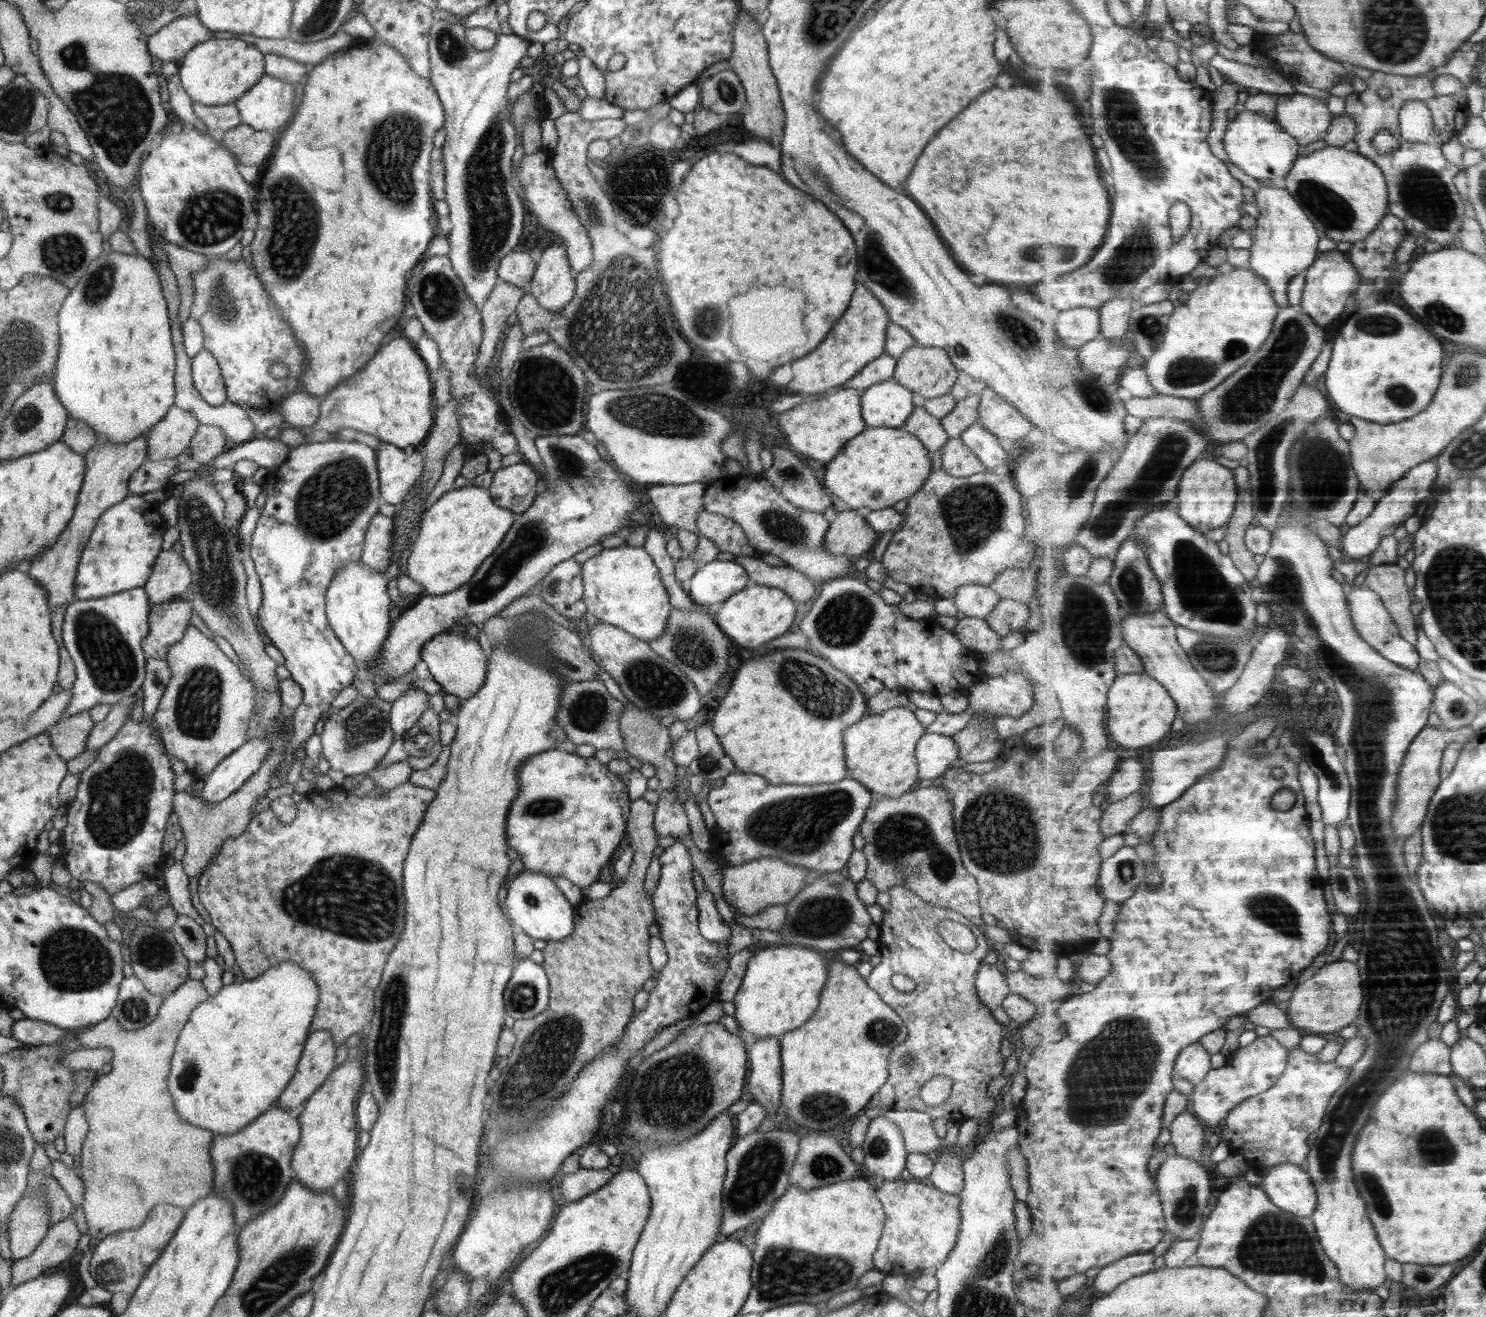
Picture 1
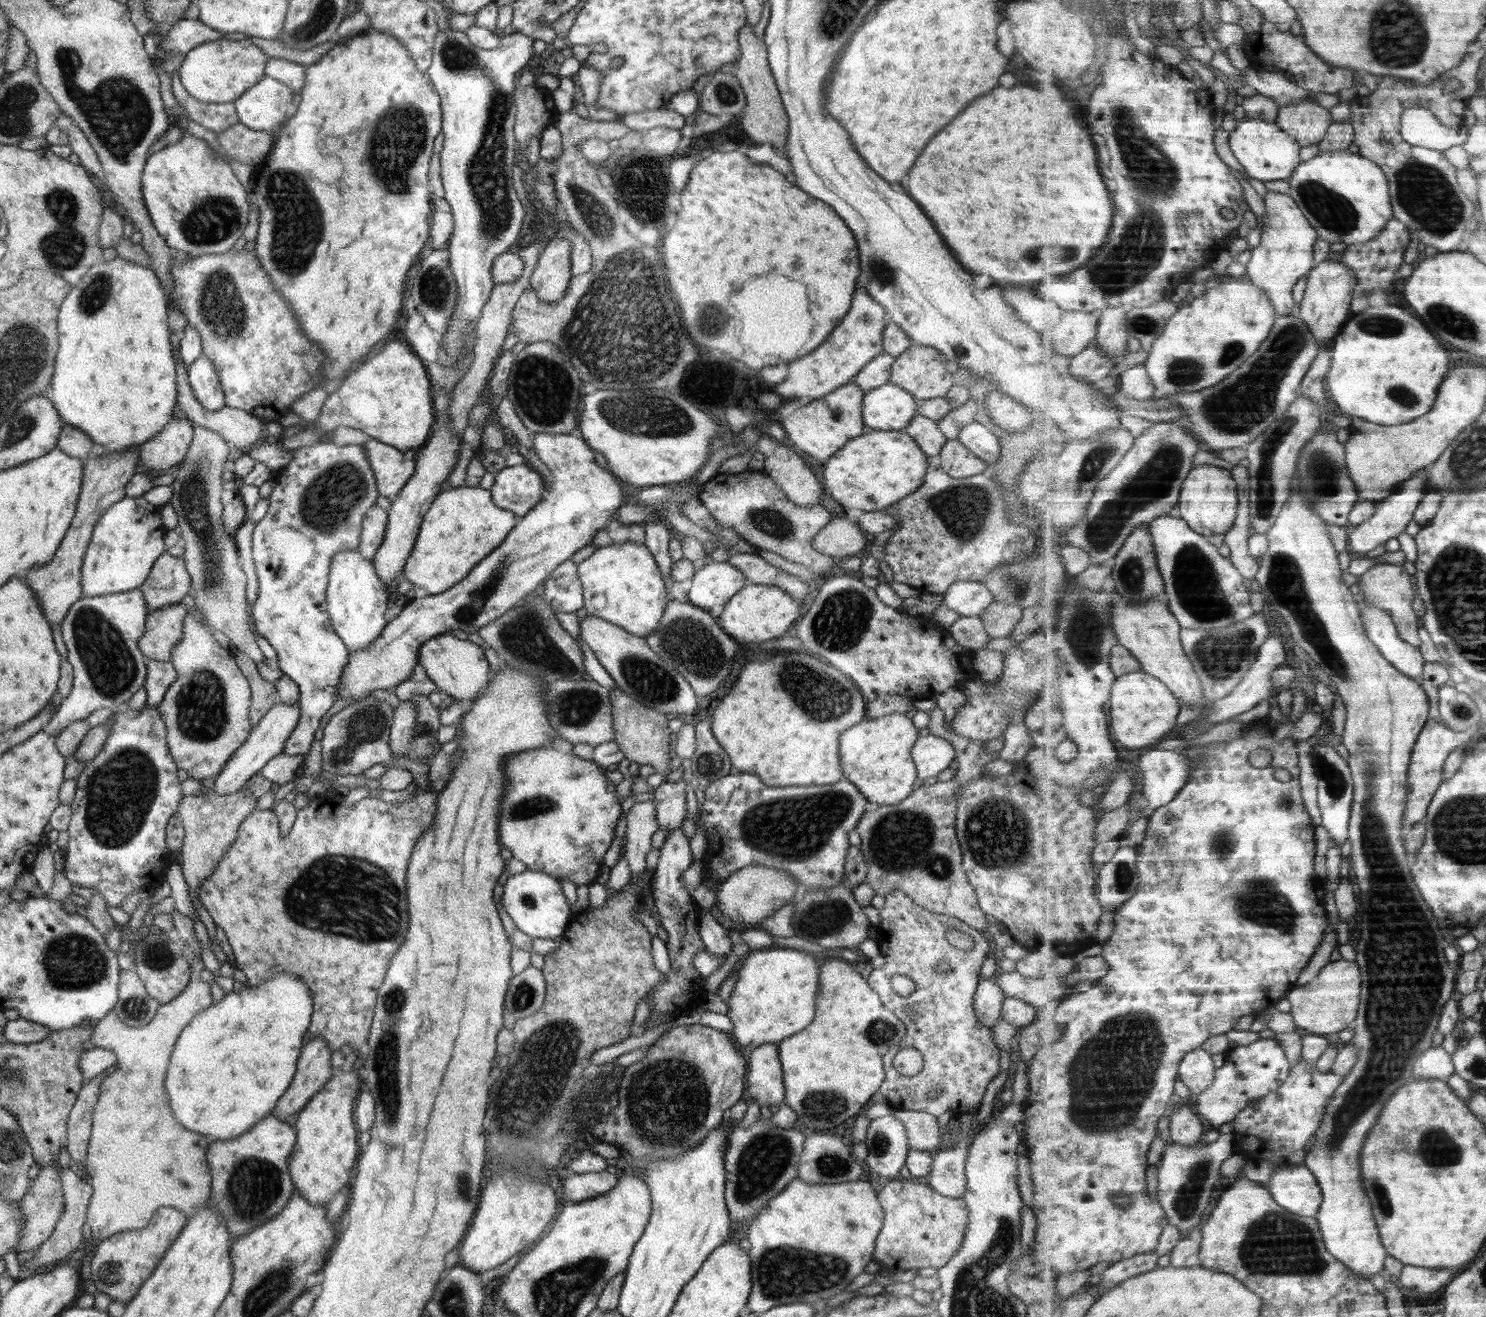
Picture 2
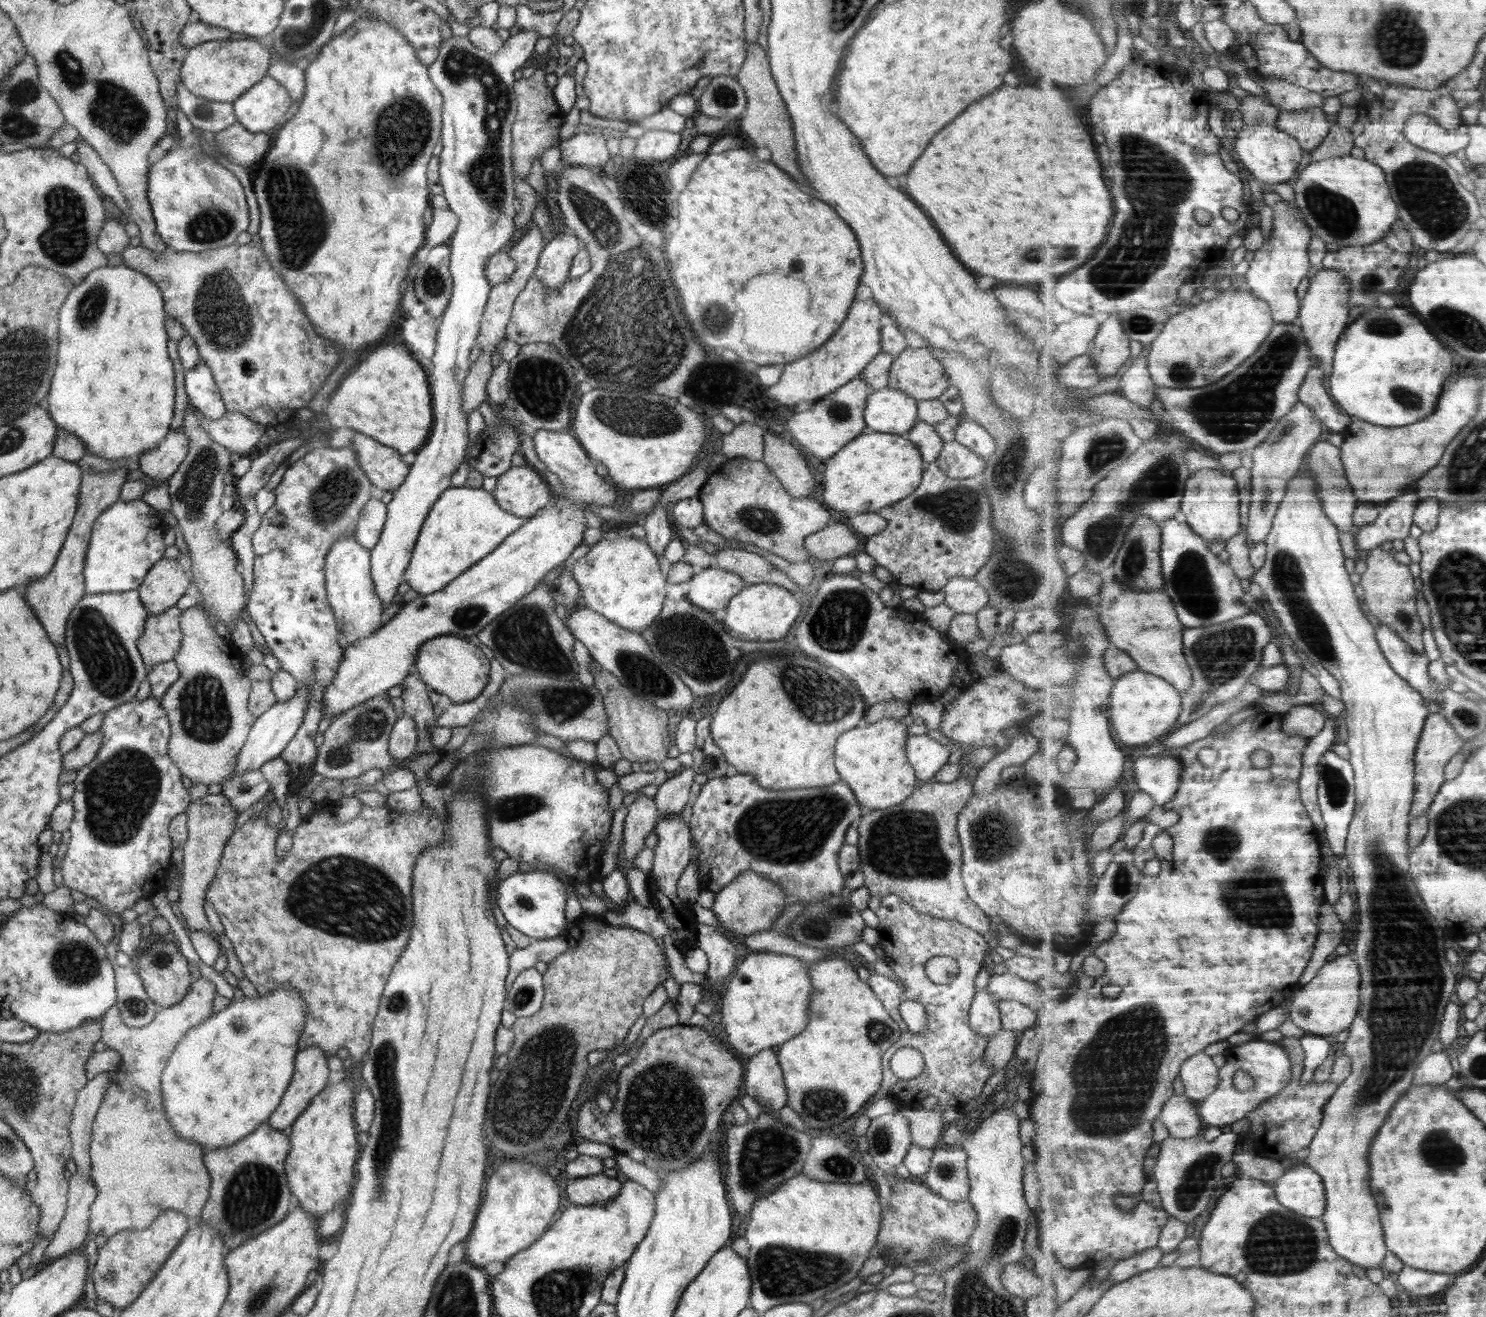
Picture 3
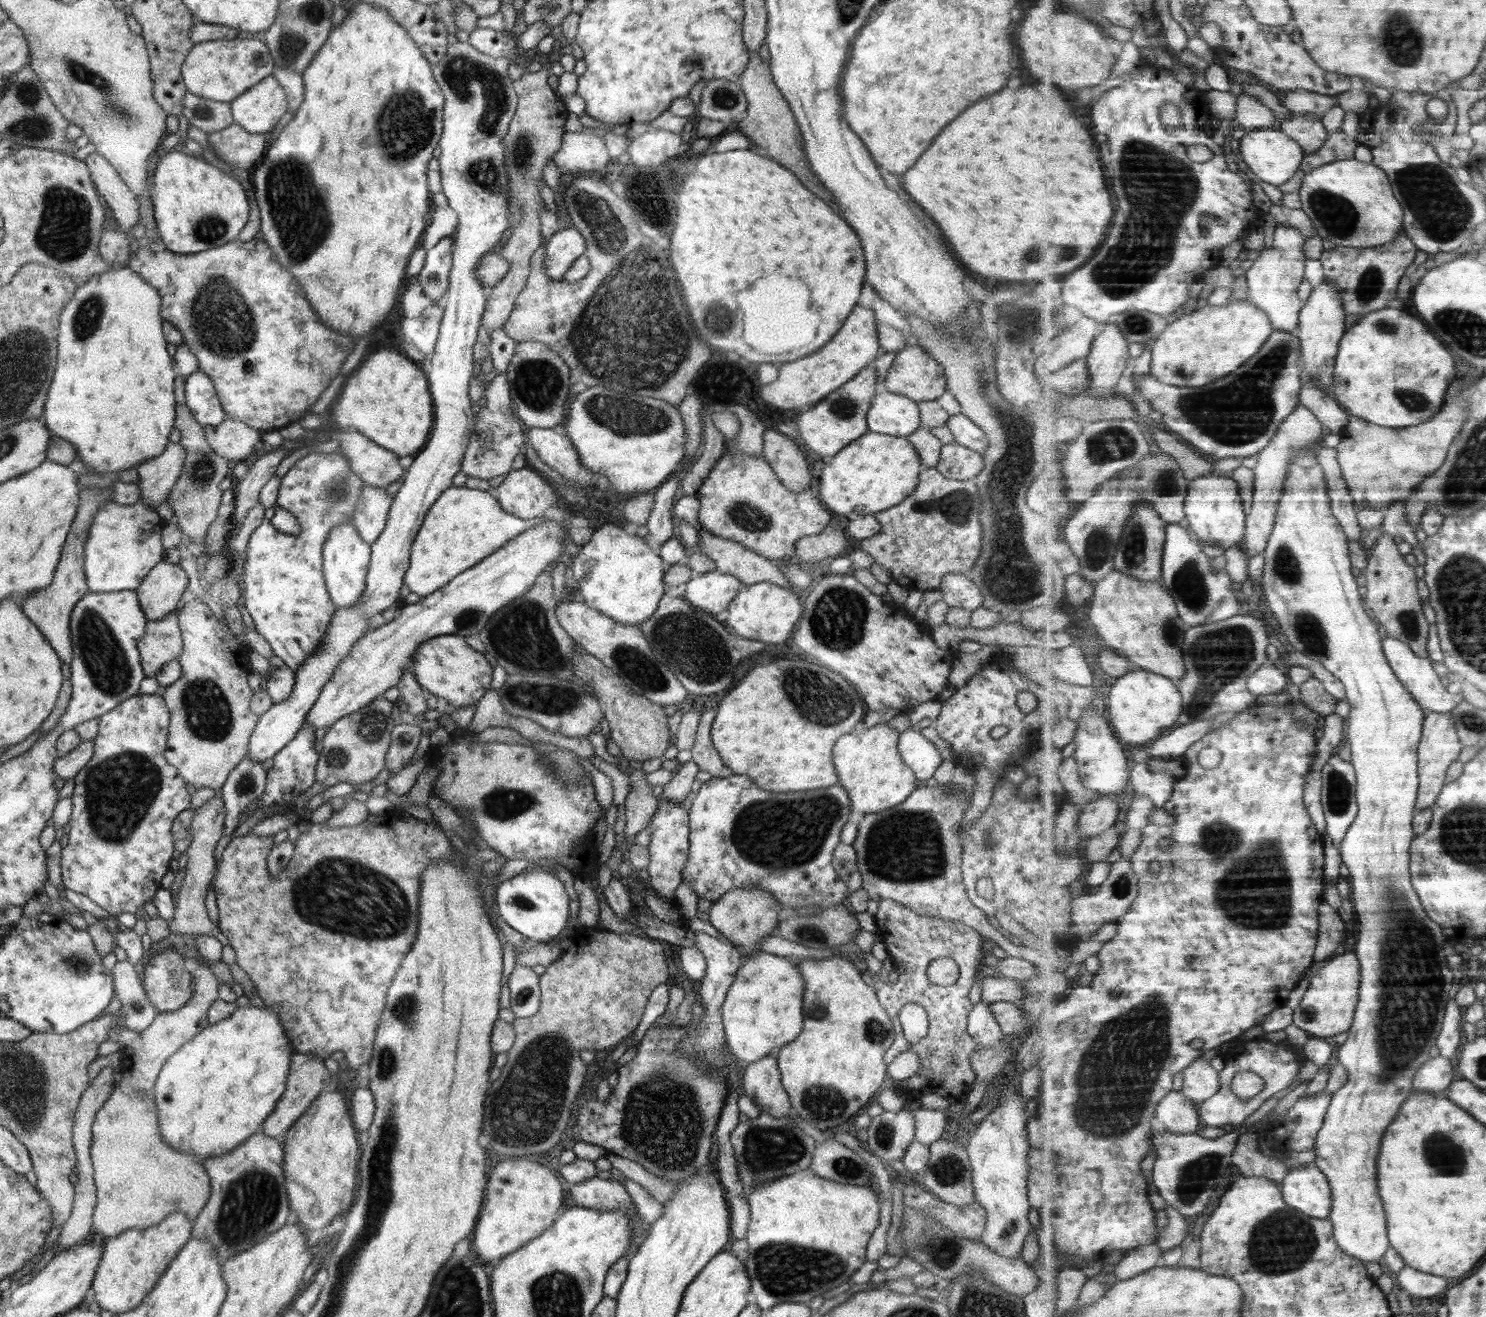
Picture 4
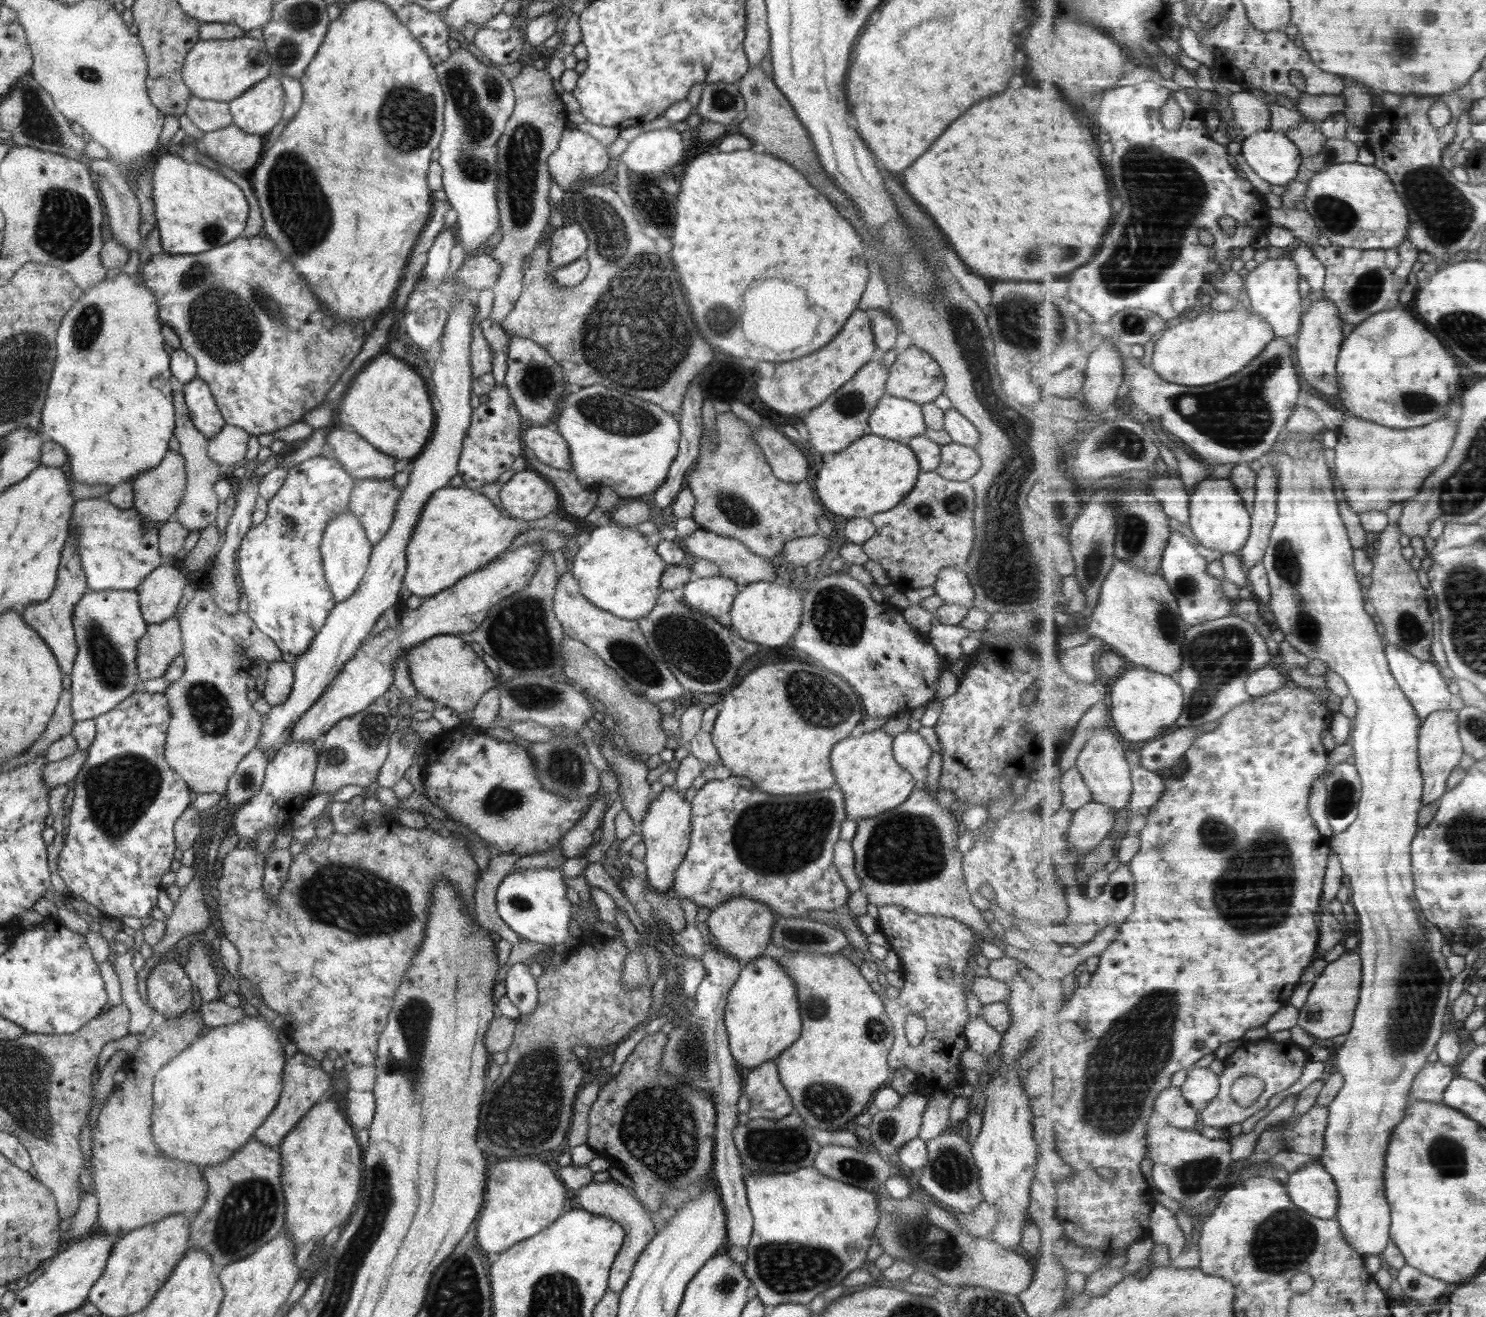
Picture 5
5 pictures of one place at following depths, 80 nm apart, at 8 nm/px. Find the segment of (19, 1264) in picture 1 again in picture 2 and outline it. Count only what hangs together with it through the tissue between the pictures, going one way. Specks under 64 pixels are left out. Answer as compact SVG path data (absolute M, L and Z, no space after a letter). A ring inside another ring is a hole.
M58 1165L58 1176L60 1176L60 1183L62 1184L62 1190L65 1200L65 1209L56 1223L50 1238L43 1242L36 1251L36 1255L21 1265L21 1273L16 1281L31 1277L34 1268L38 1268L37 1271L41 1272L41 1269L48 1264L54 1264L58 1262L64 1262L68 1254L72 1251L76 1251L84 1244L84 1236L82 1235L82 1226L86 1222L88 1205L93 1193L93 1188L86 1181L78 1177L70 1168L63 1169L61 1165Z

